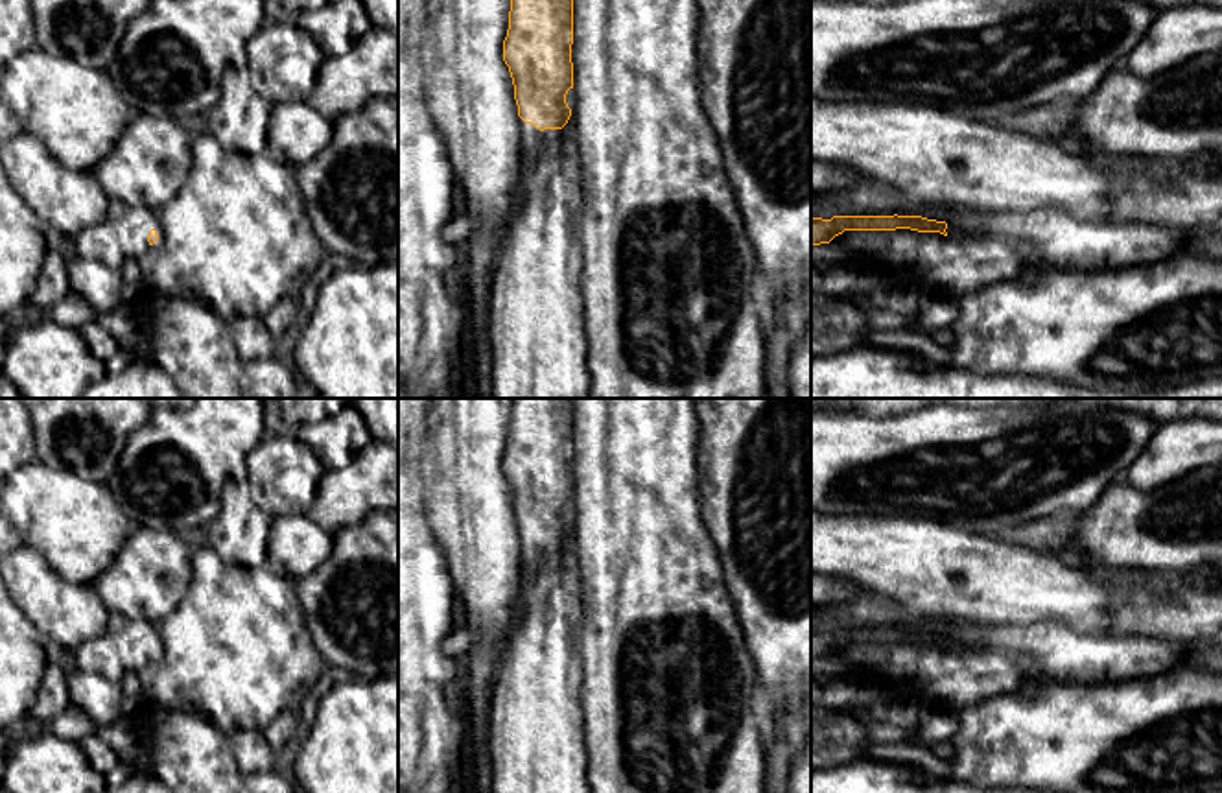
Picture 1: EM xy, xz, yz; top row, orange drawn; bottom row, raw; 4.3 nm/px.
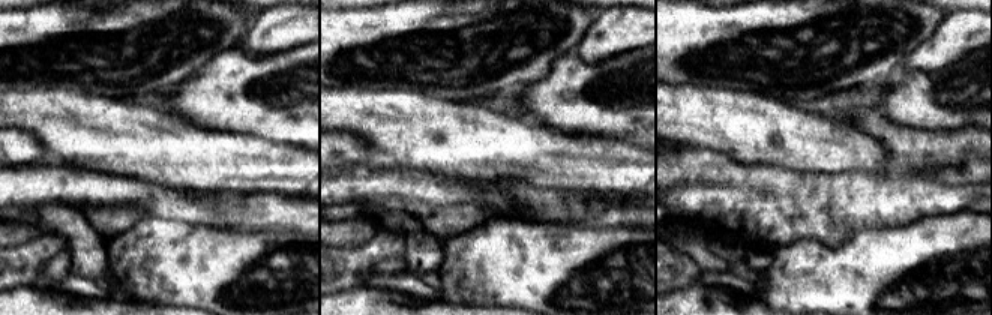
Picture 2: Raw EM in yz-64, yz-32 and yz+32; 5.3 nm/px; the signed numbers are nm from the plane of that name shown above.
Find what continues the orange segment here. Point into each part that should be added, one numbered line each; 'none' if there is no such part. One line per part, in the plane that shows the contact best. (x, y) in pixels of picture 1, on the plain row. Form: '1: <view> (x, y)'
1: xz (533, 554)

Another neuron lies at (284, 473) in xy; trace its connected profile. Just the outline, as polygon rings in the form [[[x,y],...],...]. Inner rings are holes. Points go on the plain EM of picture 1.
[[[264,437],[247,456],[247,485],[271,516],[308,513],[326,468],[297,437]]]

